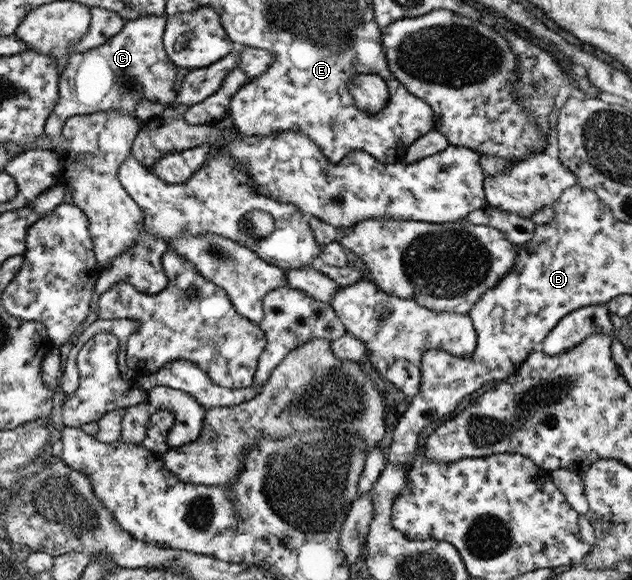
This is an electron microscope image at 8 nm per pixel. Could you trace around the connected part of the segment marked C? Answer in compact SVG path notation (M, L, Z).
M144 17L126 21L124 27L116 35L109 37L102 45L82 53L74 53L68 59L68 64L61 73L60 101L50 115L45 125L45 133L53 139L53 149L66 146L63 136L66 120L74 115L93 114L99 111L126 110L136 111L137 103L142 99L159 102L166 107L177 101L179 88L176 85L176 67L165 51L164 35L168 17Z

